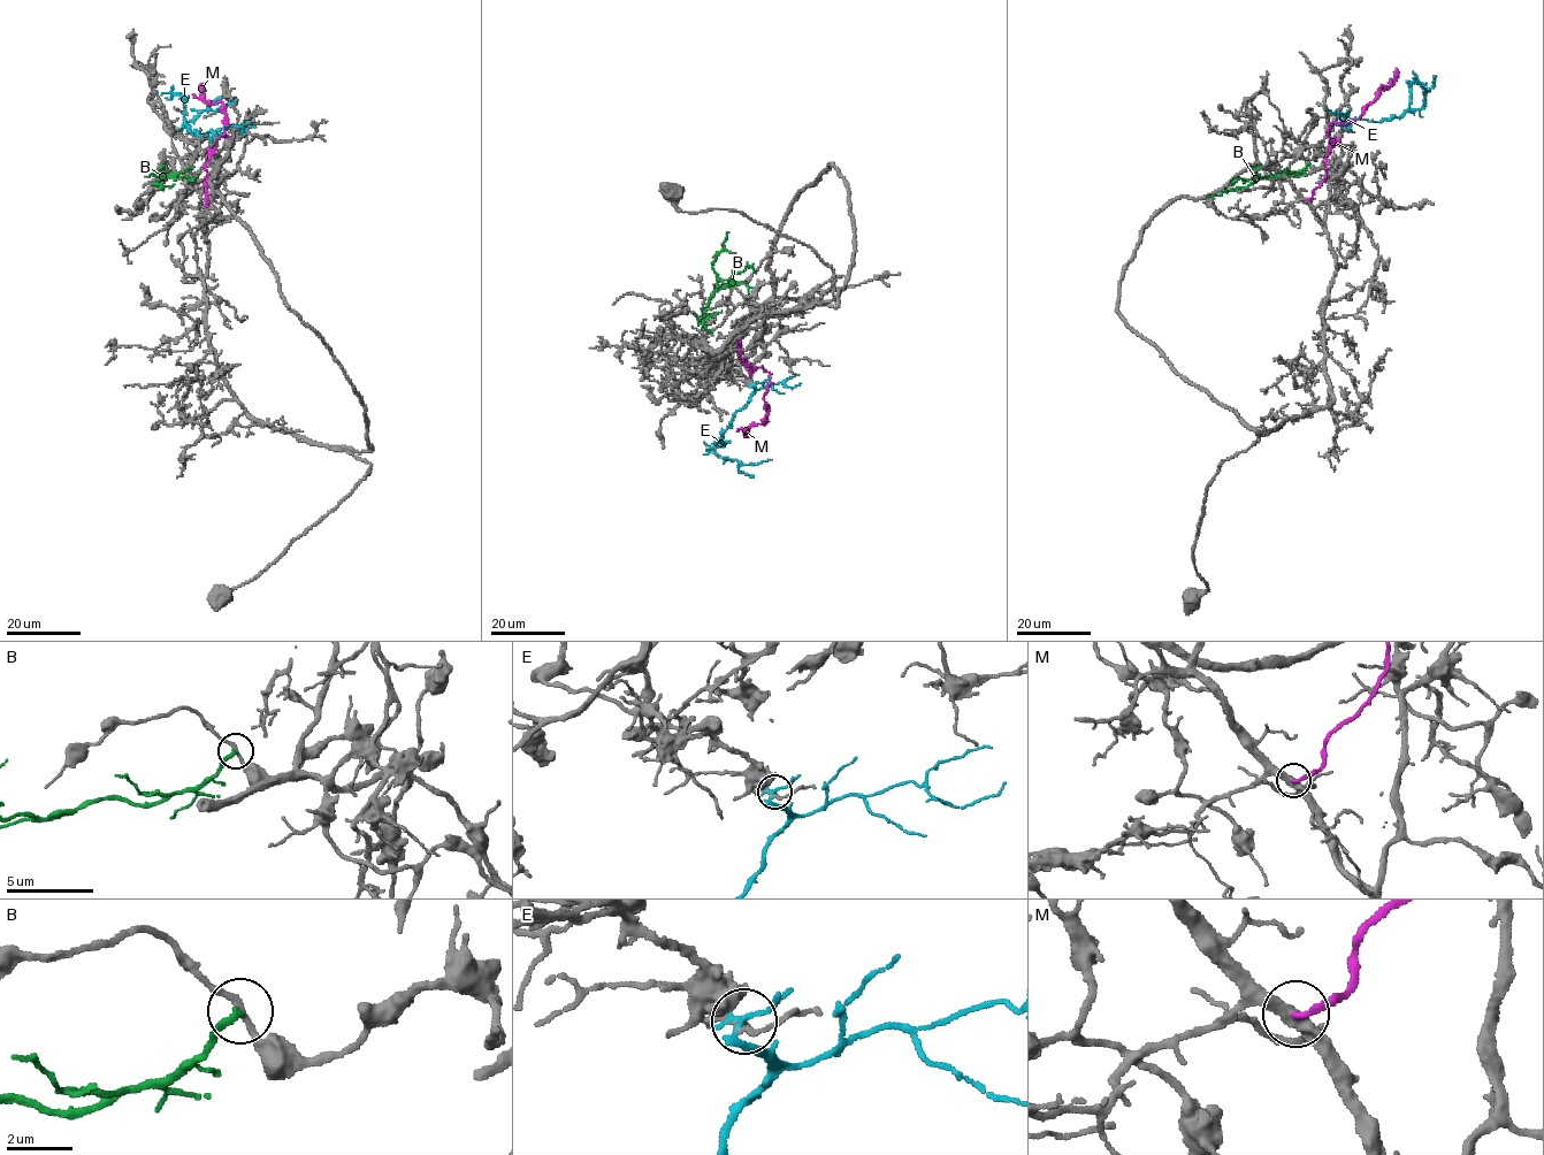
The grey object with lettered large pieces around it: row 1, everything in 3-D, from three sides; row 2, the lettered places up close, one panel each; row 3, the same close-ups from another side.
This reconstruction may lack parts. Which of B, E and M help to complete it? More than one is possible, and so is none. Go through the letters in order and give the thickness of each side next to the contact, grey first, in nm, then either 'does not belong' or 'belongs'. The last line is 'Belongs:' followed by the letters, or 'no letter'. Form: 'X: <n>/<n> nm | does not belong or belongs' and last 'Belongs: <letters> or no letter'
B: 180/240 nm | does not belong
E: 140/130 nm | does not belong
M: 400/200 nm | does not belong
Belongs: no letter

